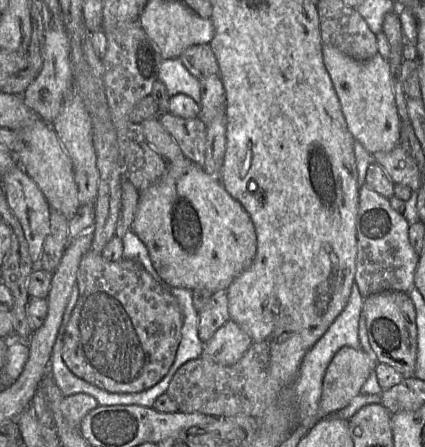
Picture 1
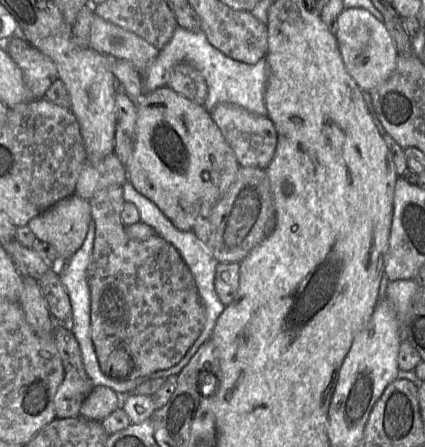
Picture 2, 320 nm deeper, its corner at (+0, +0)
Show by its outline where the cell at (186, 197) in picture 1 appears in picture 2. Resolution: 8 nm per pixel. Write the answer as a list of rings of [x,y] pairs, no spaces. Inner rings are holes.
[[[169,85],[143,92],[136,101],[136,111],[136,140],[126,165],[128,182],[152,201],[177,229],[191,231],[197,219],[207,217],[233,184],[240,164],[210,111],[175,92]]]

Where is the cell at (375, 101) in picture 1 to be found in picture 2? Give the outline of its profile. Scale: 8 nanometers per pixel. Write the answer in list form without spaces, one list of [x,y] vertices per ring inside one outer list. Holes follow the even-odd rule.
[[[345,8],[337,18],[335,37],[348,73],[363,91],[370,92],[386,81],[395,70],[398,57],[395,43],[383,21],[368,10]]]

